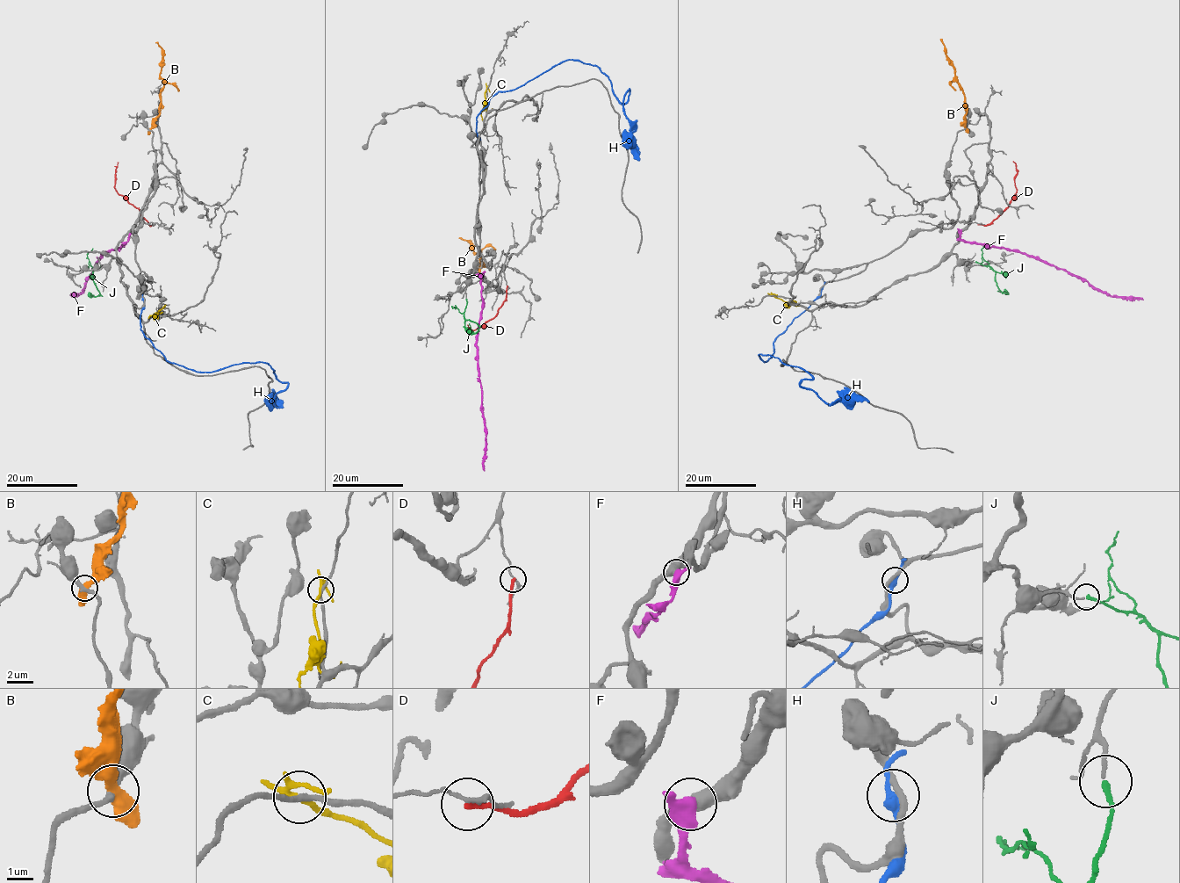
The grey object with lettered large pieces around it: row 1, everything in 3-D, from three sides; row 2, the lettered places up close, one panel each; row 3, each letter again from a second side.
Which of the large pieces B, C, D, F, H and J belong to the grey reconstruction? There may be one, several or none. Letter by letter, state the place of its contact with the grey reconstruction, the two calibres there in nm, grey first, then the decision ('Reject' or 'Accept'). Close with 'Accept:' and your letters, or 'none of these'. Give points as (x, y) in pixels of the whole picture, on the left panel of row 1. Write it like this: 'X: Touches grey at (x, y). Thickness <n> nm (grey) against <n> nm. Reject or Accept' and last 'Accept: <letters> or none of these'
B: Touches grey at (149, 130). Thickness 280 nm (grey) against 440 nm. Reject
C: Touches grey at (162, 308). Thickness 200 nm (grey) against 160 nm. Reject
D: Touches grey at (153, 225). Thickness 160 nm (grey) against 240 nm. Reject
F: Touches grey at (129, 234). Thickness 480 nm (grey) against 460 nm. Reject
H: Touches grey at (143, 299). Thickness 240 nm (grey) against 280 nm. Reject
J: Touches grey at (101, 266). Thickness 130 nm (grey) against 240 nm. Accept
Accept: J

